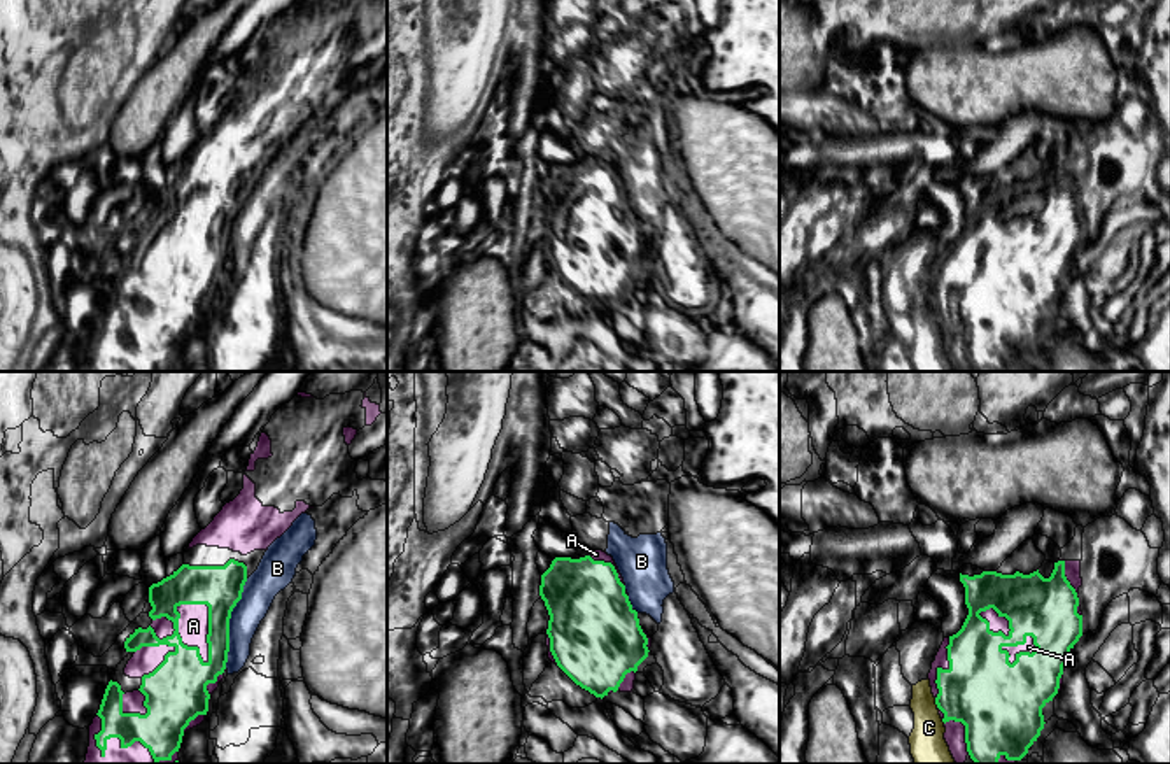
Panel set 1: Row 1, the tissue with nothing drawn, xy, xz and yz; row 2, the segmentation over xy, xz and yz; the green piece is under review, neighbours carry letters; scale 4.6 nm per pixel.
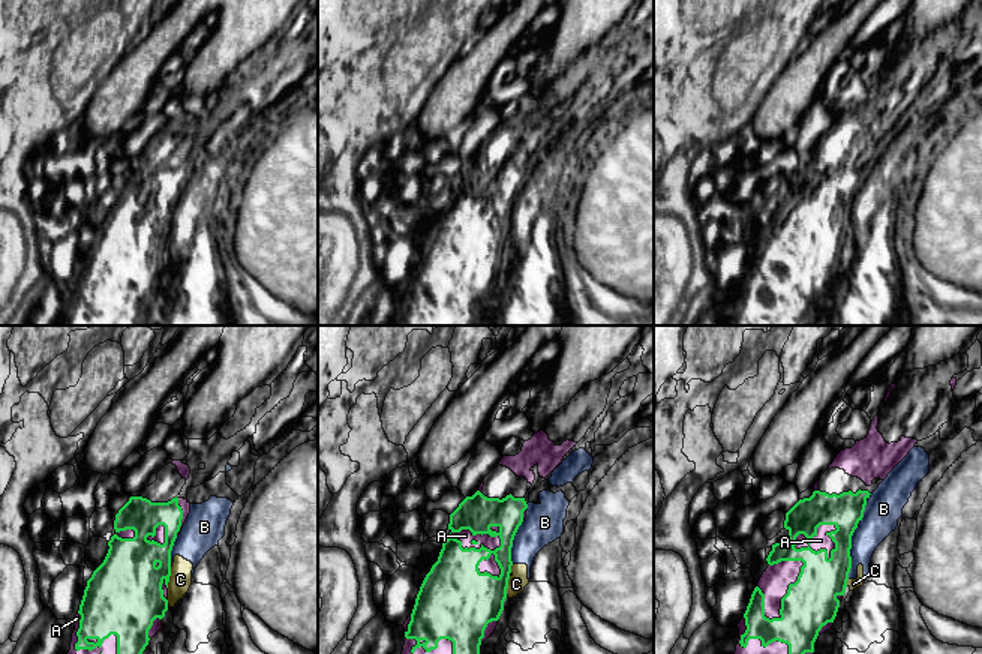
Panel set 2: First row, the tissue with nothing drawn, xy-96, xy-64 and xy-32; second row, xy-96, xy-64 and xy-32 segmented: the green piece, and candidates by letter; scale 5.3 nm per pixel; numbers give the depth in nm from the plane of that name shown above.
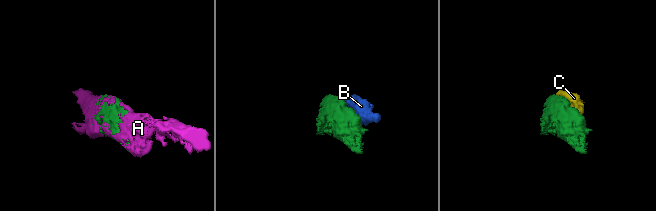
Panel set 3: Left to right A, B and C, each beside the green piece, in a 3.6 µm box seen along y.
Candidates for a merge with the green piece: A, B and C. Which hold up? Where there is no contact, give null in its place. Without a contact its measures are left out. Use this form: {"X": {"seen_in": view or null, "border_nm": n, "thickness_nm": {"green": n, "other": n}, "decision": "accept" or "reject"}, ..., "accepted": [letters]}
{"A": {"seen_in": "xy", "border_nm": 320, "thickness_nm": {"green": 280, "other": 140}, "decision": "accept"}, "B": {"seen_in": "xy", "border_nm": 420, "thickness_nm": {"green": 200, "other": 150}, "decision": "reject"}, "C": {"seen_in": "yz", "border_nm": 50, "thickness_nm": {"green": 360, "other": 170}, "decision": "reject"}, "accepted": ["A"]}

